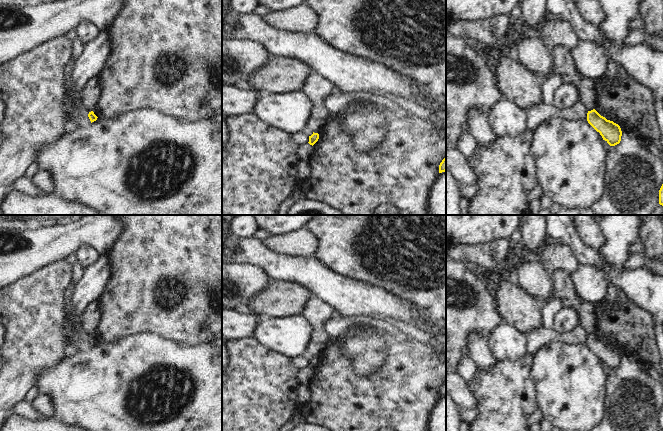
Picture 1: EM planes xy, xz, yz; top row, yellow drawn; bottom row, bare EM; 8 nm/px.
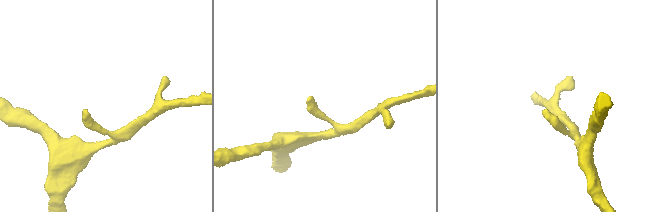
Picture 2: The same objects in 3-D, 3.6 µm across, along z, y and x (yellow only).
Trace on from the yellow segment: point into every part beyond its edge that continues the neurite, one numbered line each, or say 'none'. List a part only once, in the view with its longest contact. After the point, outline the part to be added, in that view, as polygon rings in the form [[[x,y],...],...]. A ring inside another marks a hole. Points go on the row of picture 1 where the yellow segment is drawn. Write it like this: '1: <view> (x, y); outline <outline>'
none

